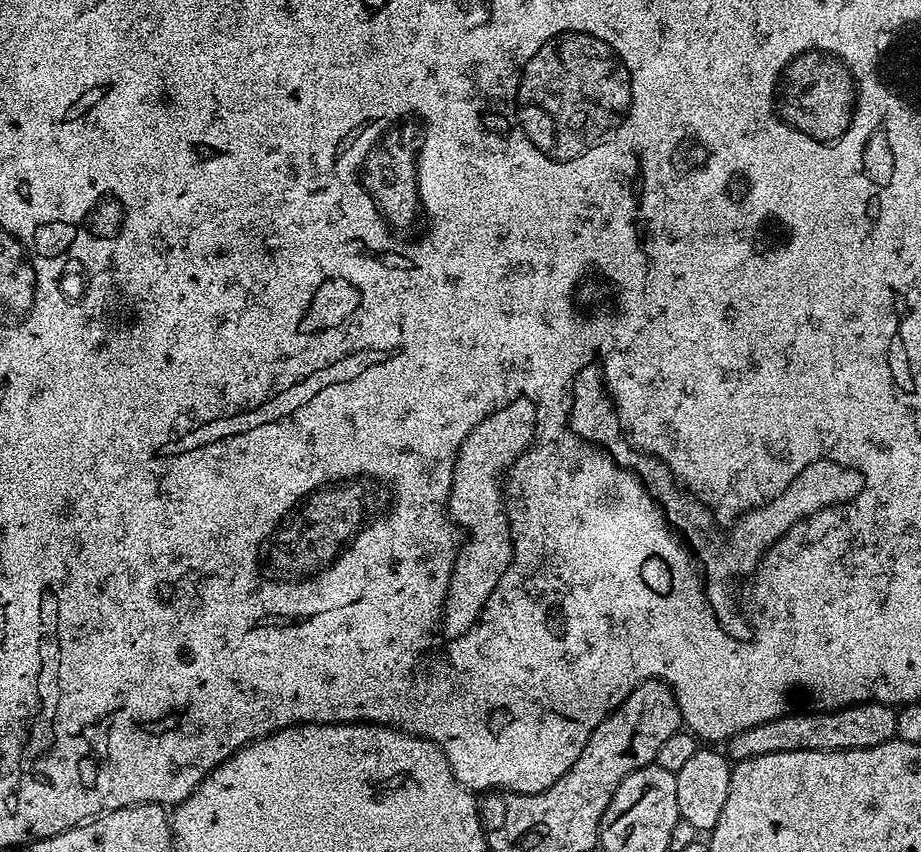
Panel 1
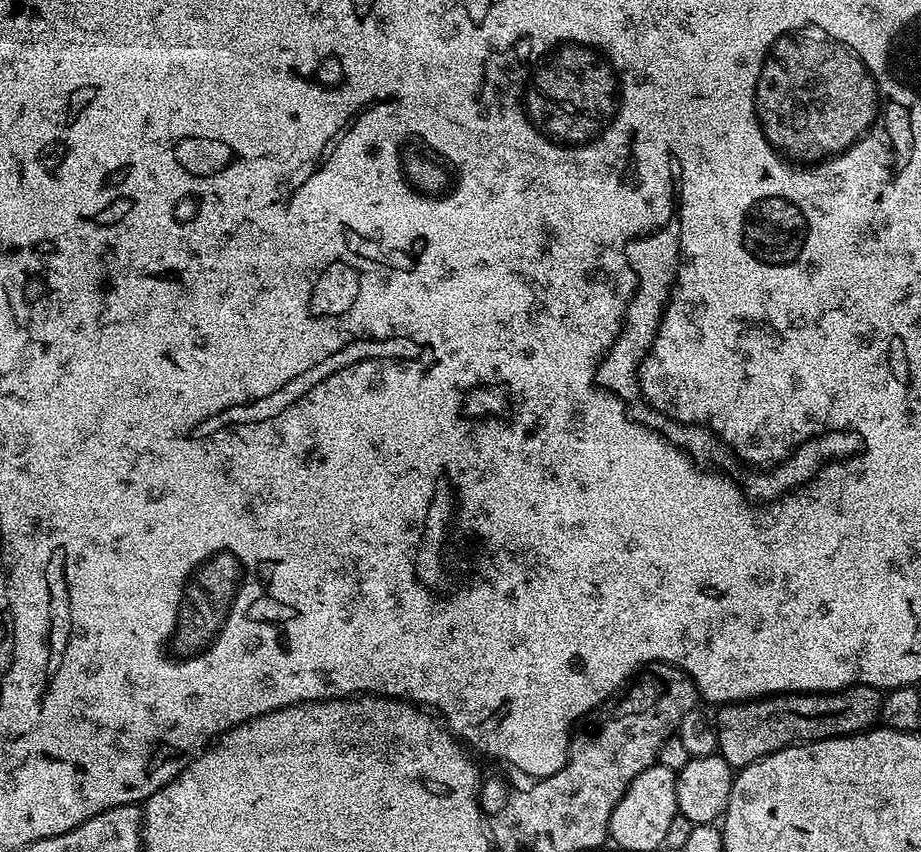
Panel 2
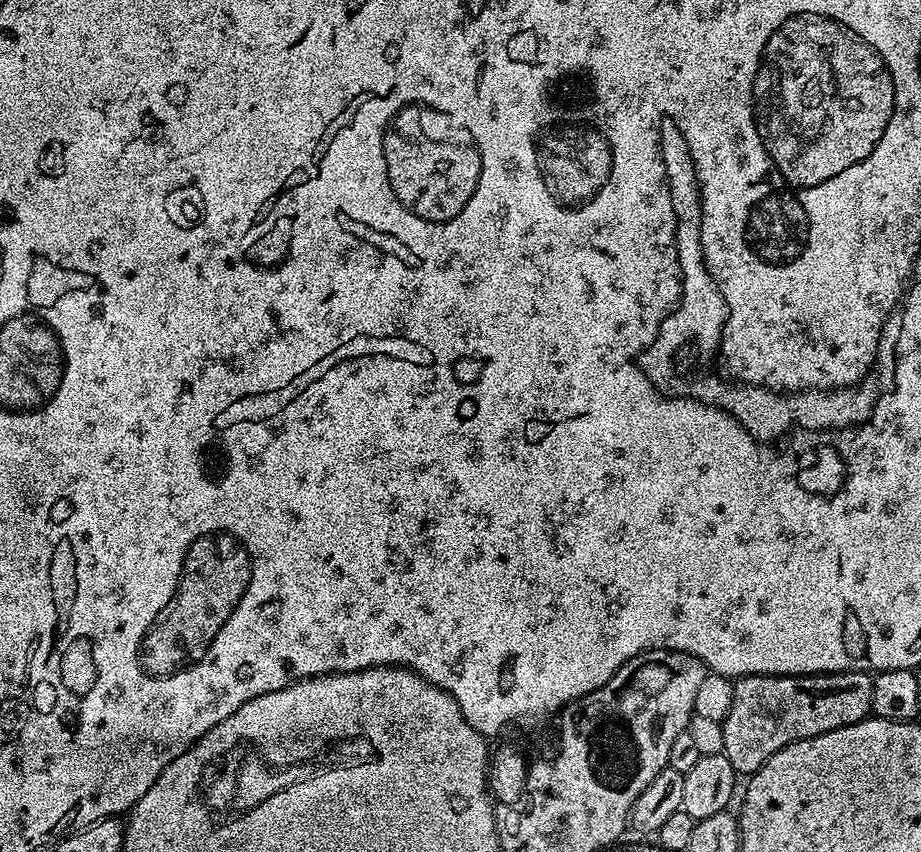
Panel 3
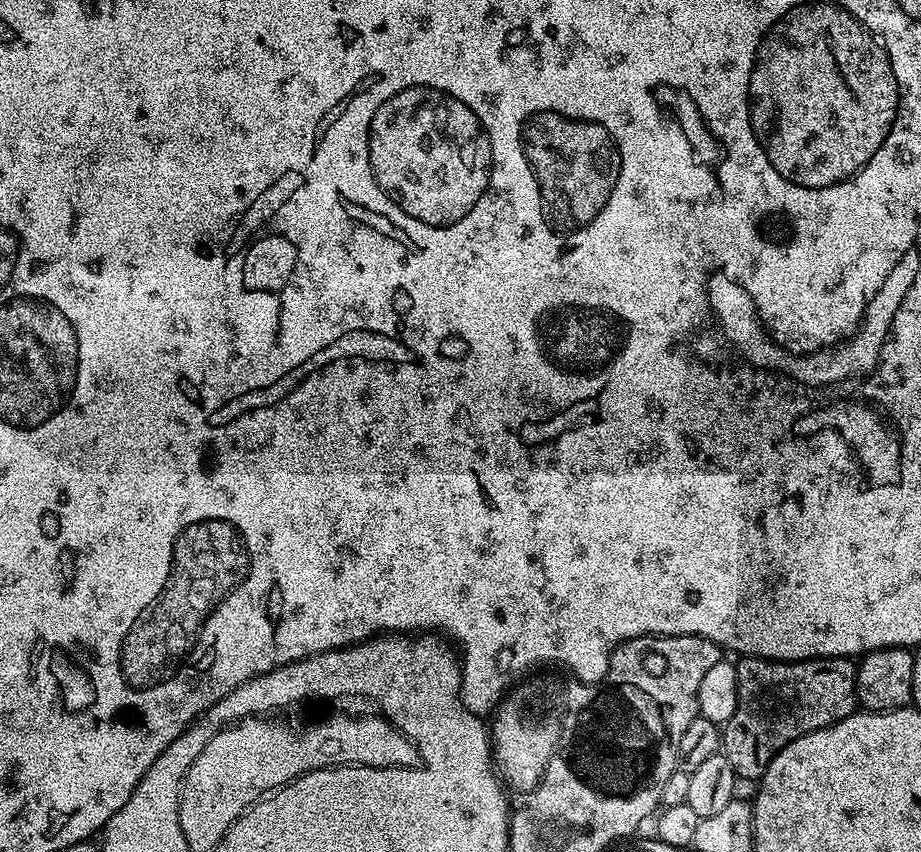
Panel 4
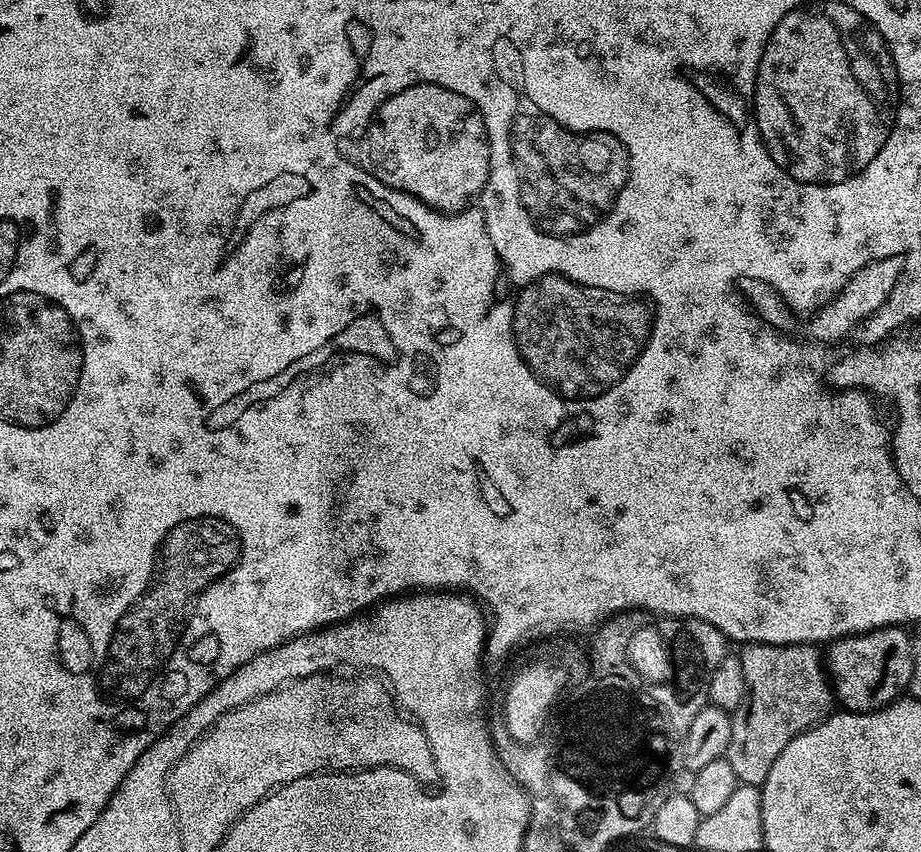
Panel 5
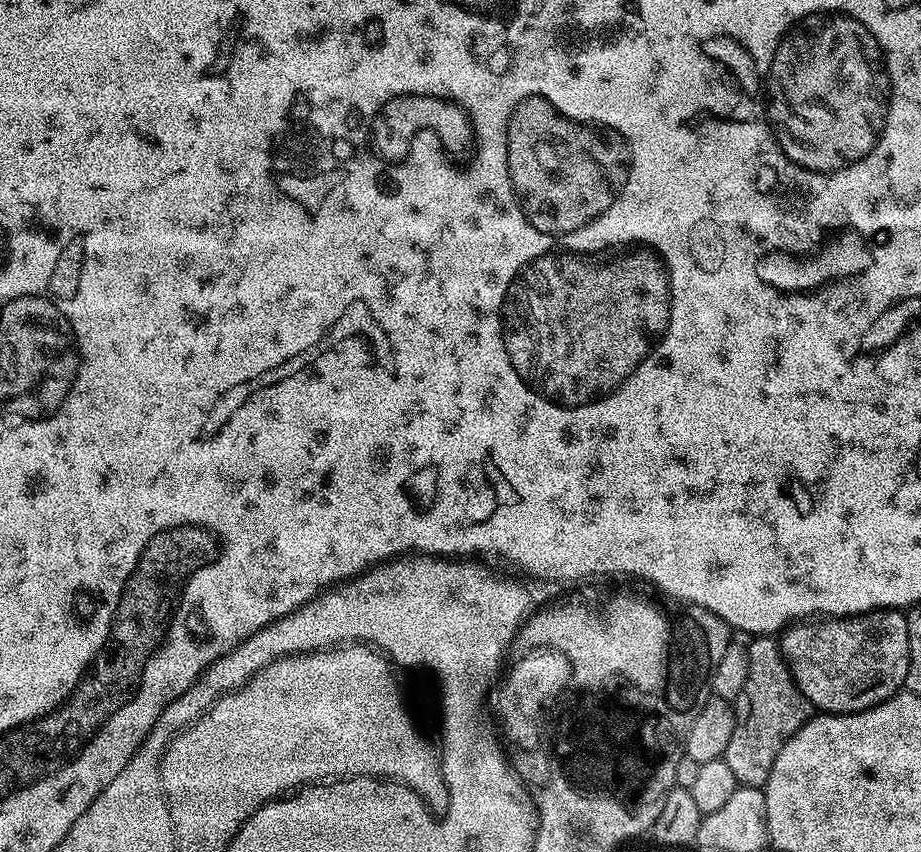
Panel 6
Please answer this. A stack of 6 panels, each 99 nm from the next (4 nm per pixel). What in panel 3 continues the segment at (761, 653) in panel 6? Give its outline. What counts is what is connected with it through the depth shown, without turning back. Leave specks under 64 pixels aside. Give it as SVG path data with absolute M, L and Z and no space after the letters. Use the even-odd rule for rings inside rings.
M823 672L817 676L742 676L733 683L733 702L722 723L722 755L738 774L757 772L778 750L799 740L814 738L842 726L869 719L872 711L872 676L868 672Z

